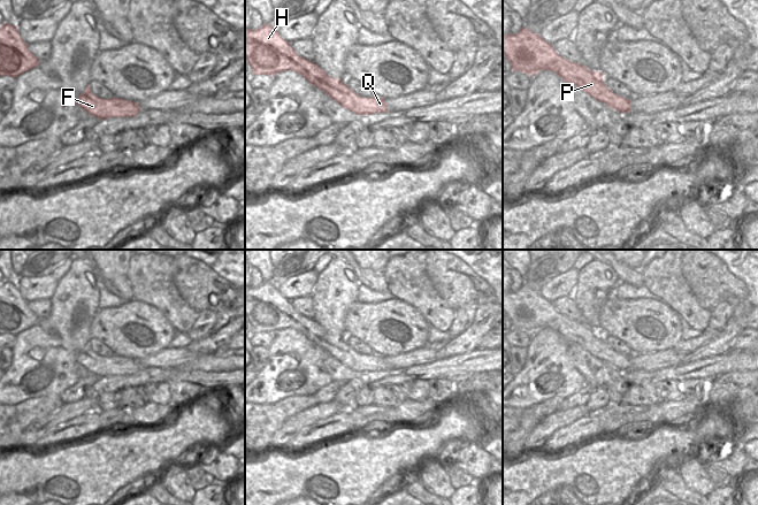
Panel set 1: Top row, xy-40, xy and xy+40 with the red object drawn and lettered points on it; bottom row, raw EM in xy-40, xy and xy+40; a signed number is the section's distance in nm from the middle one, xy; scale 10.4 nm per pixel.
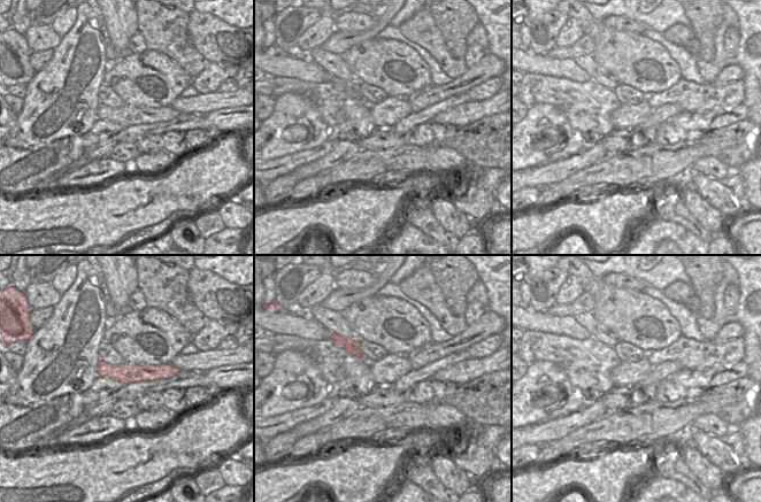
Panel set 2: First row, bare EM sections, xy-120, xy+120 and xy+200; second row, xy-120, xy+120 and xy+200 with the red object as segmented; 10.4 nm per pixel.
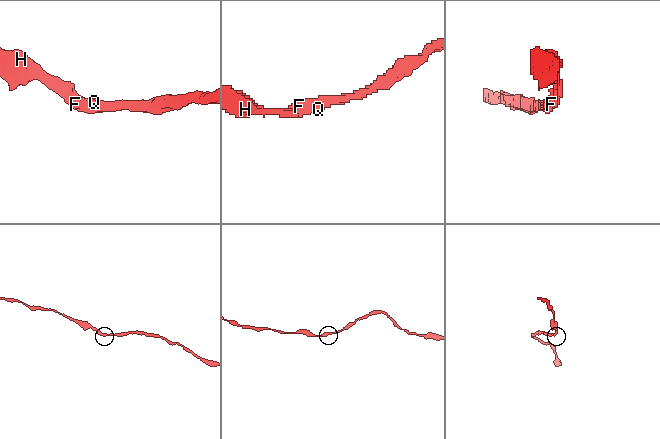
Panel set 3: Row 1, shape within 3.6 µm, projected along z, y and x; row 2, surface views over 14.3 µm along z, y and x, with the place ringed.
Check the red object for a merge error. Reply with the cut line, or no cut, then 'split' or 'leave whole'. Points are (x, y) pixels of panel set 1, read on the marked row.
no cut; leave whole

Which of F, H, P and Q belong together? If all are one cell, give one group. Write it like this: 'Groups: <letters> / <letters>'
Groups: F H P Q

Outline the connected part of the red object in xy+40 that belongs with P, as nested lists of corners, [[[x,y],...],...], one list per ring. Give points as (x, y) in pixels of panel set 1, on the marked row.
[[[523,26],[516,35],[503,35],[503,54],[513,71],[535,76],[542,70],[551,70],[569,86],[576,85],[599,102],[606,104],[619,113],[630,112],[630,100],[614,94],[603,82],[602,71],[591,71],[560,56],[553,46],[539,35]]]

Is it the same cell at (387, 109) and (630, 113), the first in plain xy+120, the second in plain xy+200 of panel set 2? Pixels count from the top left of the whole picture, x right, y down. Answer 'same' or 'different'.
same

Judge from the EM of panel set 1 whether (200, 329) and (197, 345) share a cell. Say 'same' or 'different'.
different

